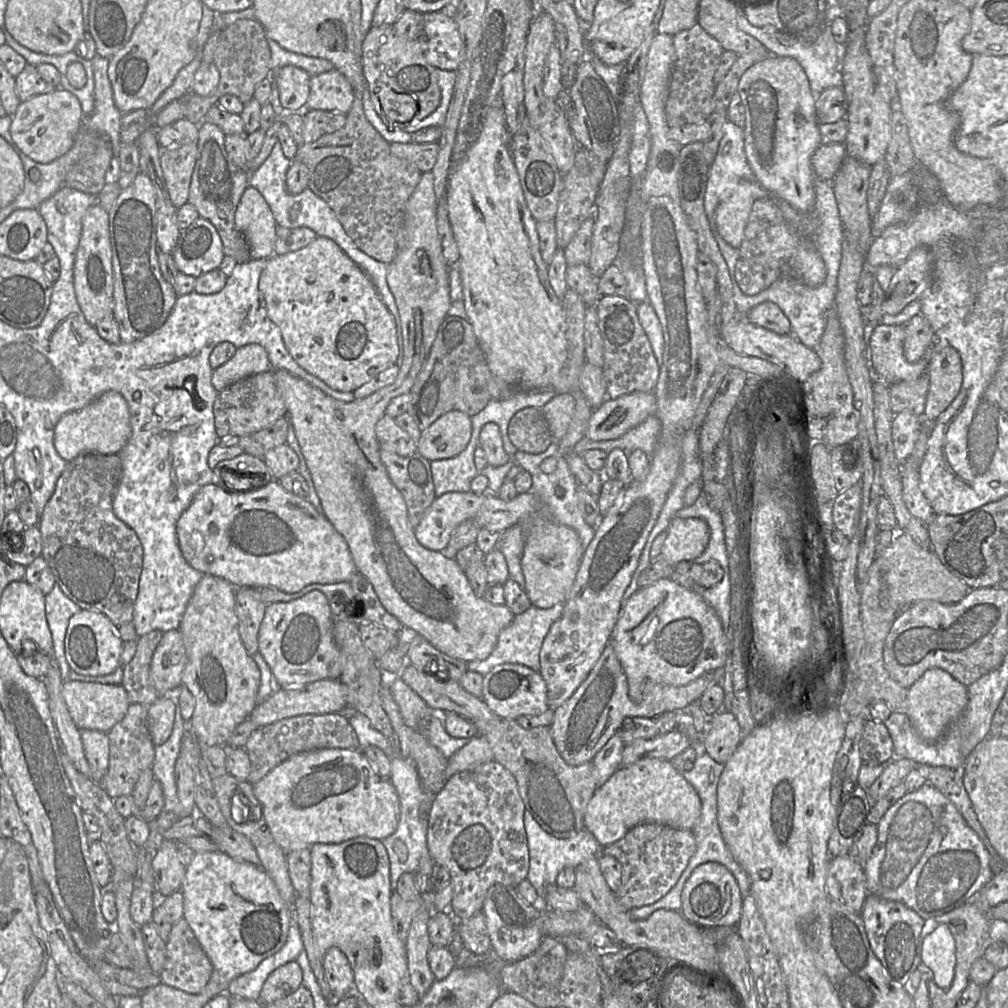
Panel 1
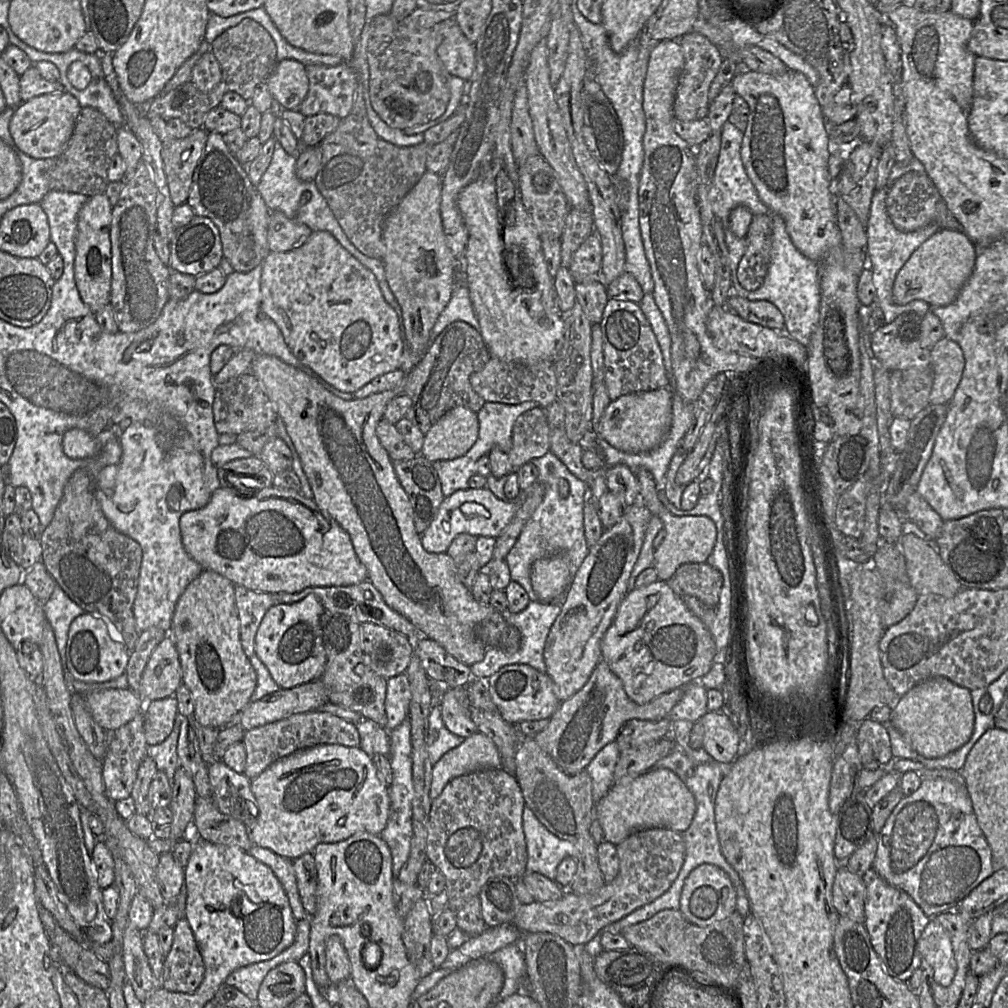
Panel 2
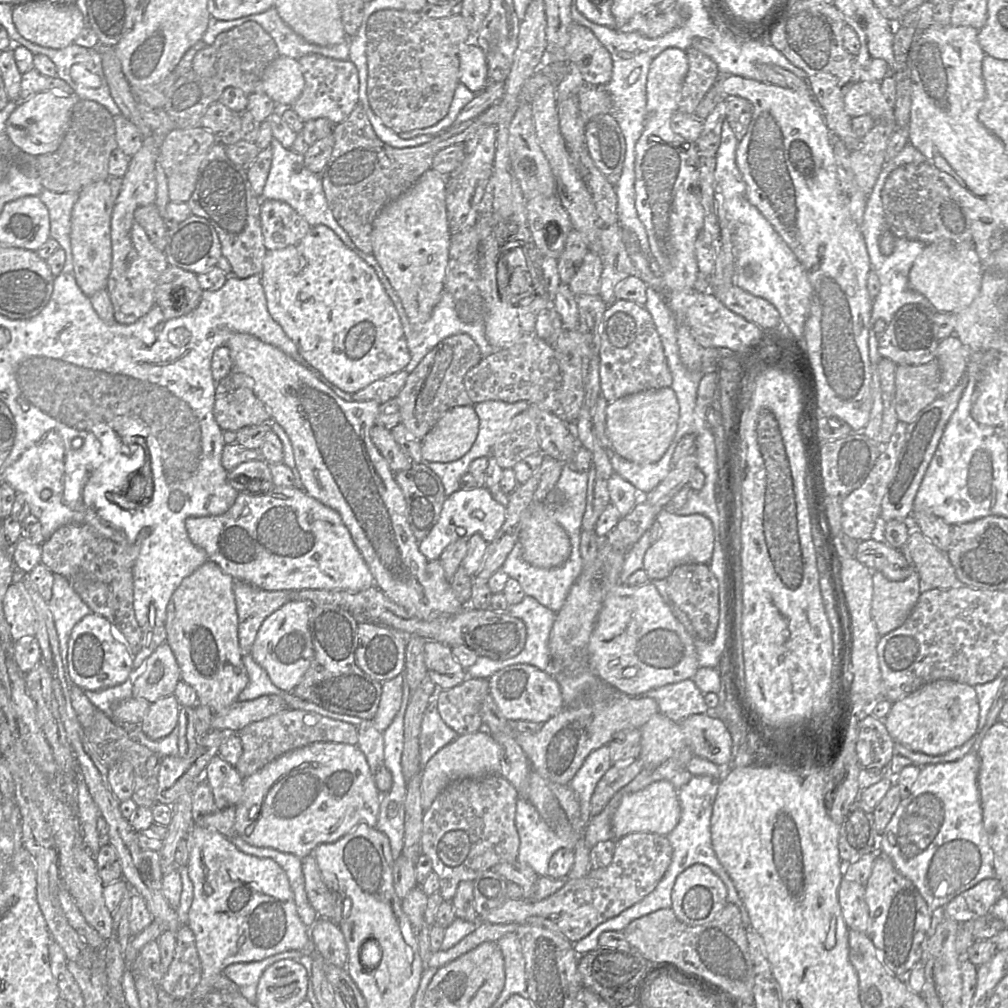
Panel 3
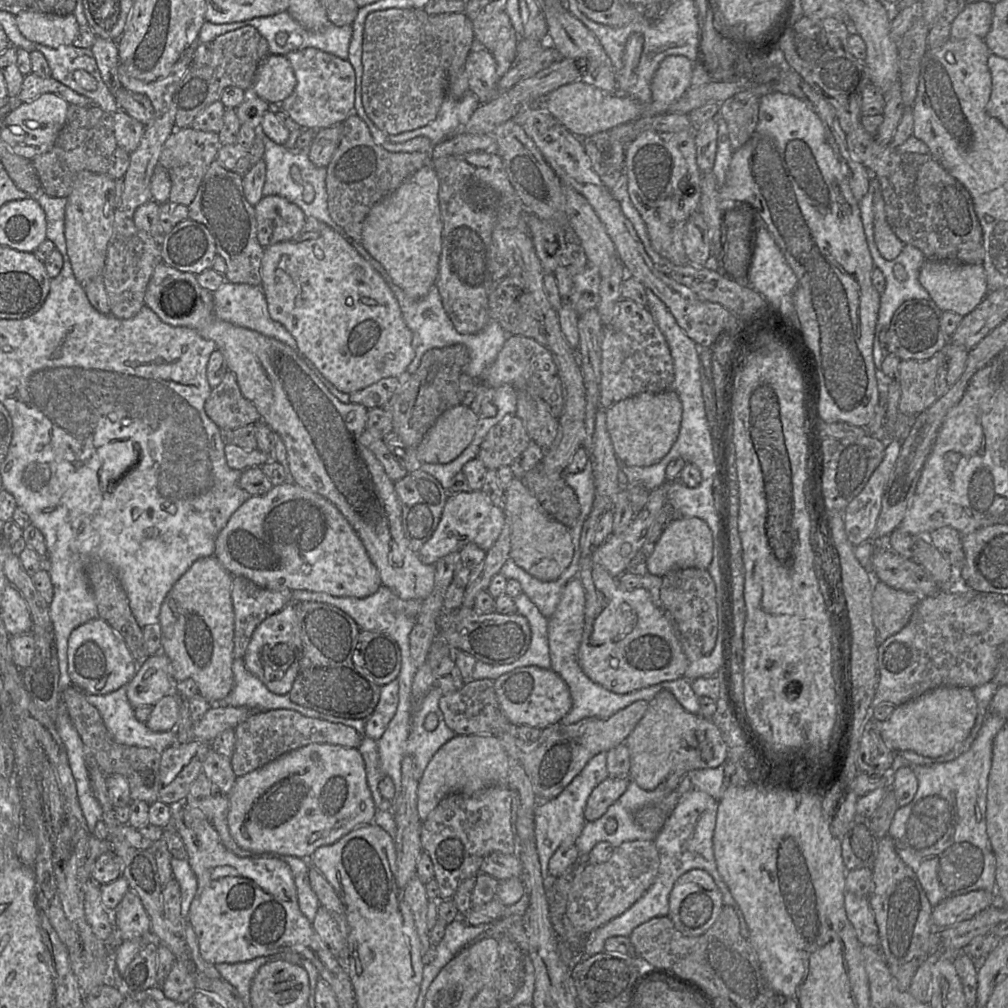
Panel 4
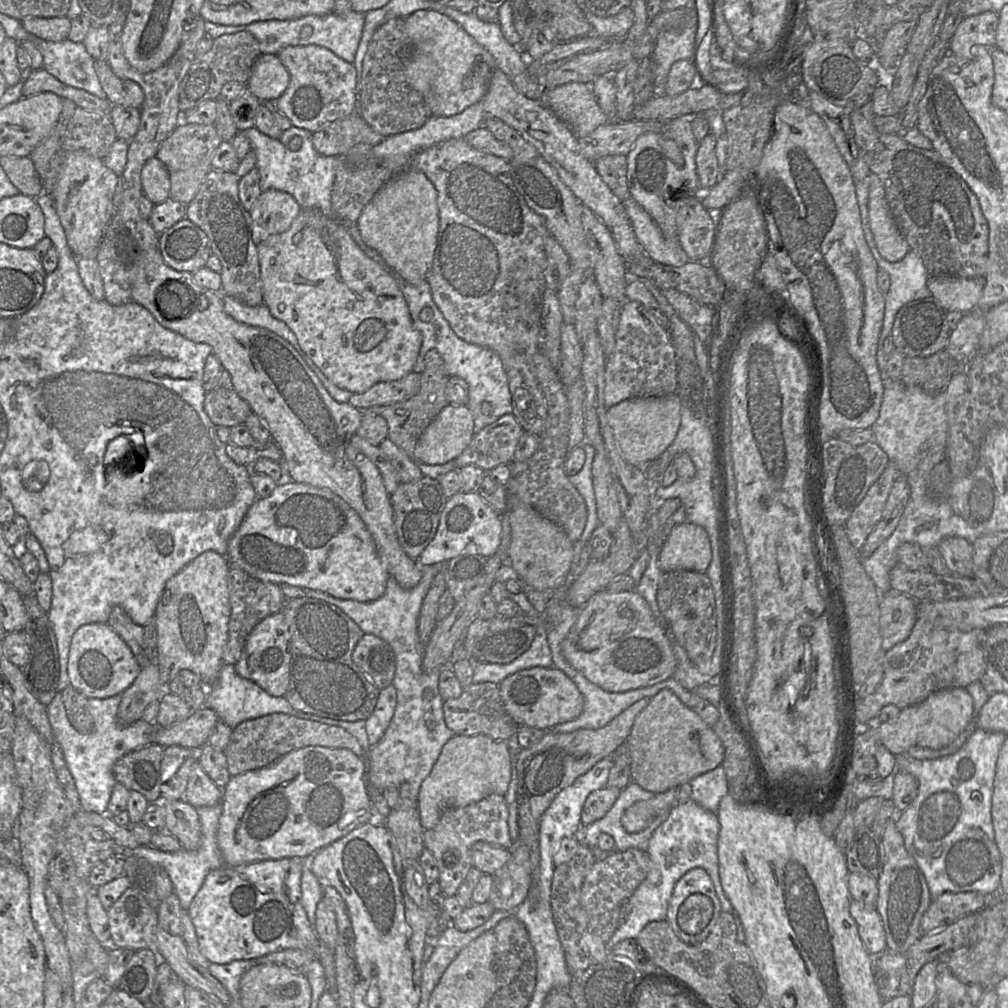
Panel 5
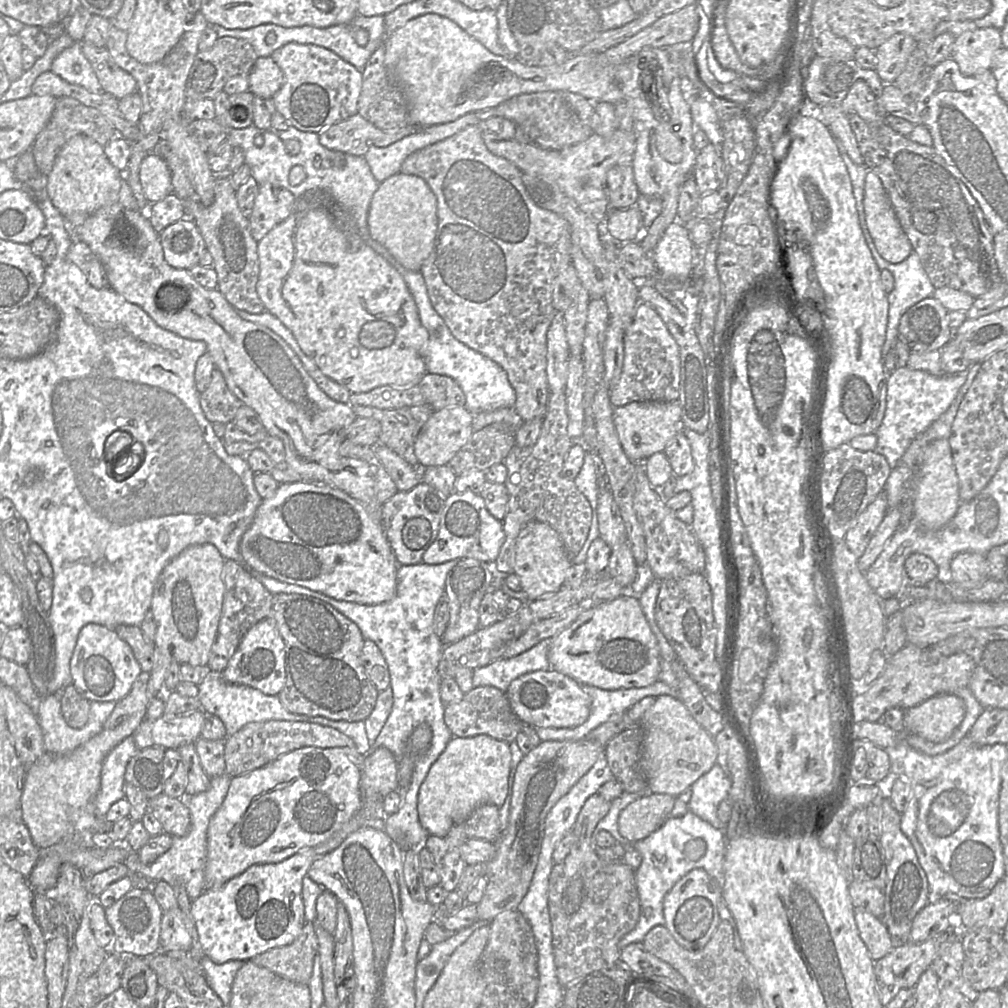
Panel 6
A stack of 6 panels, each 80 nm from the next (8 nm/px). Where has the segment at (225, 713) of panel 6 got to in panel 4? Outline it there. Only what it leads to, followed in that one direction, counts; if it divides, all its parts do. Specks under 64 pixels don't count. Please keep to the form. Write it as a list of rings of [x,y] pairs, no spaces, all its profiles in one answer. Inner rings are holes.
[[[243,658],[232,664],[234,686],[229,694],[213,706],[247,707],[252,711],[273,709],[299,710],[302,707],[292,702],[288,694],[279,695],[271,692],[266,685],[245,667]]]

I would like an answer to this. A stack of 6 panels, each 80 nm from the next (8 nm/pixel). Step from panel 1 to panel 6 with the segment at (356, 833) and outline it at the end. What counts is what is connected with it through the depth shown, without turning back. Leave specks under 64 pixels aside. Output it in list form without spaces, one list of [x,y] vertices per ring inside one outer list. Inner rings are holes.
[[[303,747],[293,750],[261,768],[231,777],[228,792],[221,806],[212,816],[207,830],[207,859],[204,873],[204,891],[221,887],[253,865],[279,863],[304,848],[314,847],[326,841],[361,808],[360,777],[360,766],[348,756],[344,749],[317,747]]]

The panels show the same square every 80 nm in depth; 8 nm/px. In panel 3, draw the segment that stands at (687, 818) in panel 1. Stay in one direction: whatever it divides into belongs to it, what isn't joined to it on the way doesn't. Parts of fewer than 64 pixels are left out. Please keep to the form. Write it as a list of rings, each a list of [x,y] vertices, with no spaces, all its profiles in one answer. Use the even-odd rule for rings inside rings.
[[[660,780],[646,788],[625,795],[612,817],[612,832],[615,840],[631,833],[653,833],[662,836],[668,835],[677,826],[680,820],[681,808],[678,799],[678,790],[667,780]]]

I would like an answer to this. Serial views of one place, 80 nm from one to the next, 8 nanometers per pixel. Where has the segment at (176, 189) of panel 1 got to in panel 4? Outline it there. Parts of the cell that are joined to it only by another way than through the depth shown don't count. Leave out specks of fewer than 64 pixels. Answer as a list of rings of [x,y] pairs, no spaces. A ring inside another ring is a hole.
[[[187,127],[176,128],[170,134],[163,144],[159,157],[159,164],[167,170],[171,180],[168,201],[186,206],[192,202],[207,169],[216,159],[221,146],[218,133],[212,131]]]

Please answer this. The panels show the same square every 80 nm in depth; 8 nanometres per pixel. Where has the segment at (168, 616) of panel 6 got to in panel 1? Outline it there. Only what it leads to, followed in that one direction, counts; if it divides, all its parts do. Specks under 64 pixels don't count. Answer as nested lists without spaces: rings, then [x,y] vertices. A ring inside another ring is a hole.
[[[203,574],[178,628],[187,652],[182,685],[195,700],[188,730],[194,733],[200,745],[225,746],[235,728],[249,717],[259,703],[260,669],[240,638],[235,590],[227,580]]]

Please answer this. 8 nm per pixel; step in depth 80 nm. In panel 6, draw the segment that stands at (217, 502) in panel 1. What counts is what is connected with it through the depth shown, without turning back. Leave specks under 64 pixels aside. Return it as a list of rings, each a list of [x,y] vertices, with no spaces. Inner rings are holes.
[[[310,481],[288,482],[280,484],[273,497],[262,500],[261,504],[259,505],[252,524],[242,536],[240,541],[240,552],[244,559],[245,565],[253,571],[262,573],[266,576],[286,583],[296,584],[309,588],[310,590],[321,592],[337,600],[358,604],[376,605],[393,599],[396,594],[397,571],[399,564],[389,544],[382,523],[371,517],[361,502],[349,496],[342,490],[326,484]]]

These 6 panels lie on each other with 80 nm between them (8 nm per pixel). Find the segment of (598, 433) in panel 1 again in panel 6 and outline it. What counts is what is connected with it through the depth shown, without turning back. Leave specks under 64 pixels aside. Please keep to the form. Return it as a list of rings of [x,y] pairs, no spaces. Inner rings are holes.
[[[635,401],[613,410],[613,423],[625,455],[636,463],[663,452],[669,441],[682,430],[681,406],[678,401]]]

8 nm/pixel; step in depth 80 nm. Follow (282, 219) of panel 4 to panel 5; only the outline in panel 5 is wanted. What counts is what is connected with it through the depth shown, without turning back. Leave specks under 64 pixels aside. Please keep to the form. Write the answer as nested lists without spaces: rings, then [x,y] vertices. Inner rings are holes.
[[[263,191],[250,210],[254,243],[259,244],[270,235],[286,231],[301,210],[302,207],[287,192]]]

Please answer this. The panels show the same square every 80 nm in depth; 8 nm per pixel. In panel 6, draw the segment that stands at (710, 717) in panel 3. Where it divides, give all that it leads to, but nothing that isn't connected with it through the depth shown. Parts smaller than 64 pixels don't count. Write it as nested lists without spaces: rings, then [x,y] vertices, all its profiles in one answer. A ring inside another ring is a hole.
[[[670,695],[656,697],[655,703],[646,710],[639,723],[644,731],[641,767],[649,793],[669,794],[677,798],[717,764],[714,737],[696,722],[679,699]]]

